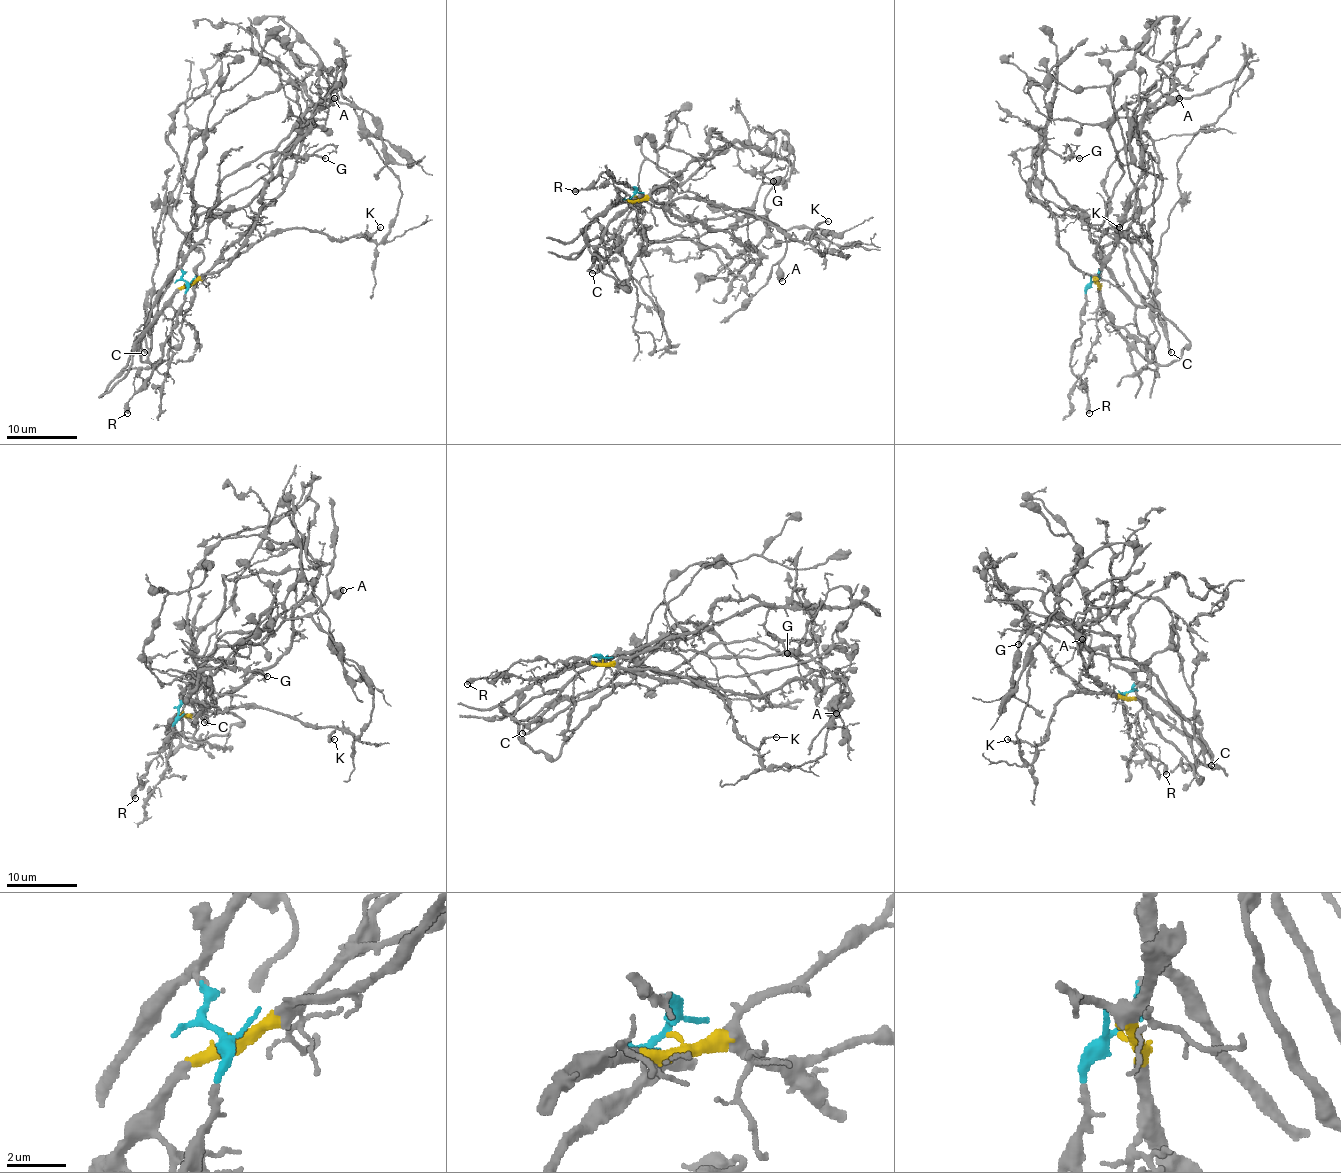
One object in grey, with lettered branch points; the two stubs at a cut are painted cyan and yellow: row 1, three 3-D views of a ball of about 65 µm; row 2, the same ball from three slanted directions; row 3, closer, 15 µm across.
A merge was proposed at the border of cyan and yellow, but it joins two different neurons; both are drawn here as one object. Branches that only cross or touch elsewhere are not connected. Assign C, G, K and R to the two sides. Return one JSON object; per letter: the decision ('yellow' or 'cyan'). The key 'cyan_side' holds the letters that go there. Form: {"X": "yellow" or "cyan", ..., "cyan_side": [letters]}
{"C": "cyan", "G": "yellow", "K": "yellow", "R": "cyan", "cyan_side": ["C", "R"]}

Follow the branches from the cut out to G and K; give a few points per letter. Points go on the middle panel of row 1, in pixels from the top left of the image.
G: (635, 196), (644, 198), (690, 162), (704, 157), (711, 130), (734, 148), (743, 169), (755, 169), (773, 182)
K: (635, 196), (667, 201), (700, 198), (754, 212), (803, 242), (819, 223), (828, 221)

